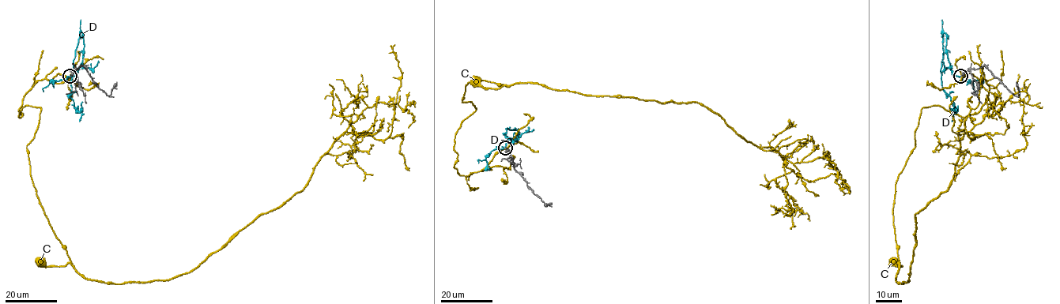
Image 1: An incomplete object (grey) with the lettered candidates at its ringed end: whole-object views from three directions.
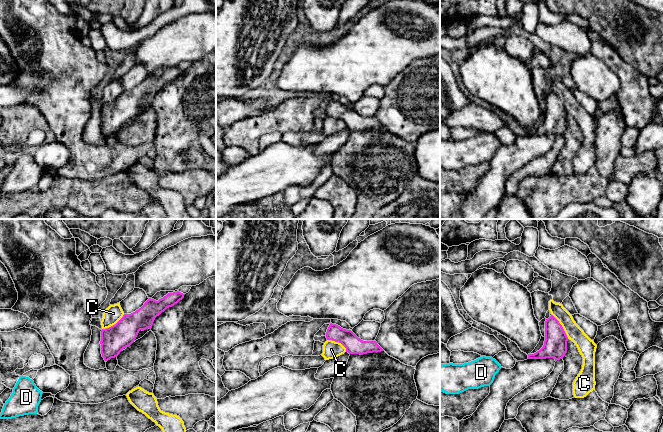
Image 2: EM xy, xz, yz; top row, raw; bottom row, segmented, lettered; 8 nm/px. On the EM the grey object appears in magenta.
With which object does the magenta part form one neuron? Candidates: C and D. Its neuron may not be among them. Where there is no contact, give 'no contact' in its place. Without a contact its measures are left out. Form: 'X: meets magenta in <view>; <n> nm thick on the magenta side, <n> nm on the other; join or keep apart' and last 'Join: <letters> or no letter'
C: meets magenta in yz; 190 nm thick on the magenta side, 140 nm on the other; keep apart
D: no contact; join
Join: D

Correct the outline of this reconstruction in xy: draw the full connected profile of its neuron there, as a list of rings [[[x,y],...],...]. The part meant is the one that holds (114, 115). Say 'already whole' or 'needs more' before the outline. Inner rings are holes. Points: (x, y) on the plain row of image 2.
already whole; [[[177,67],[168,69],[158,77],[149,74],[144,81],[131,90],[123,93],[113,102],[101,107],[101,130],[105,137],[117,133],[120,128],[129,123],[136,115],[140,106],[151,105],[157,92],[167,84],[174,82],[184,74]]]

